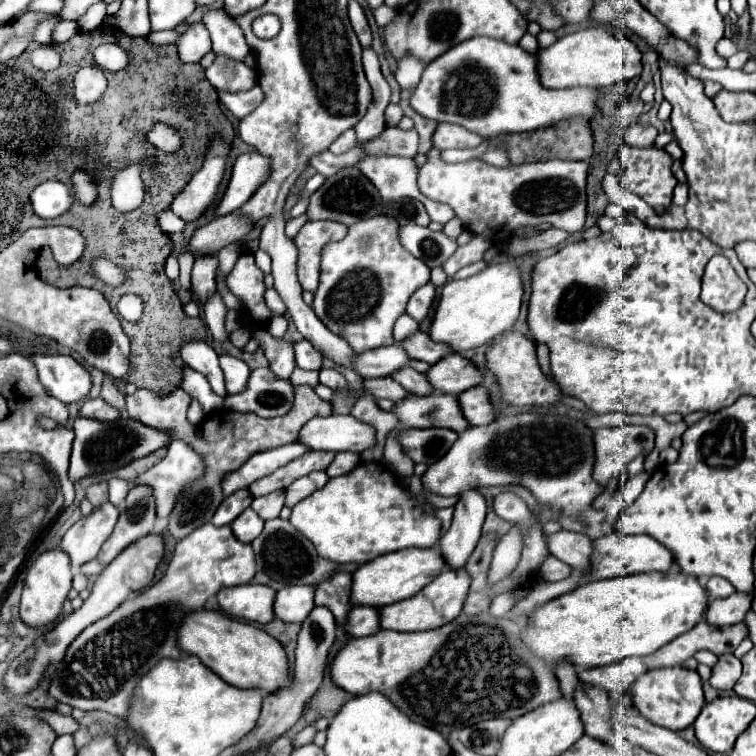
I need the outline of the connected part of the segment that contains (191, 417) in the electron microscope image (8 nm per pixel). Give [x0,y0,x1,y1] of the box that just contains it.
[188,399,206,425]

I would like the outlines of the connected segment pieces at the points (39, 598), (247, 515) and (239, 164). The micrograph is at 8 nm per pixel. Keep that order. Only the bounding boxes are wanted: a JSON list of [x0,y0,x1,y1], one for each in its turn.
[[20,549,72,627],[230,509,264,543],[214,153,268,217]]

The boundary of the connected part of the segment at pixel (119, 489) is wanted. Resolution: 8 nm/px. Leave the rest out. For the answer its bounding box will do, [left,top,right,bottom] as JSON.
[108,479,130,505]

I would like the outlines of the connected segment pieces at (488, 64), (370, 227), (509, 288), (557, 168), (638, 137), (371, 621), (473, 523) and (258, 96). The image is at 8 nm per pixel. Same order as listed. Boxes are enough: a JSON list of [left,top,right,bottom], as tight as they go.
[[410,37,596,137],[312,215,430,353],[428,259,522,353],[418,147,588,243],[624,123,658,147],[344,607,380,637],[438,491,486,569],[218,85,264,119]]

